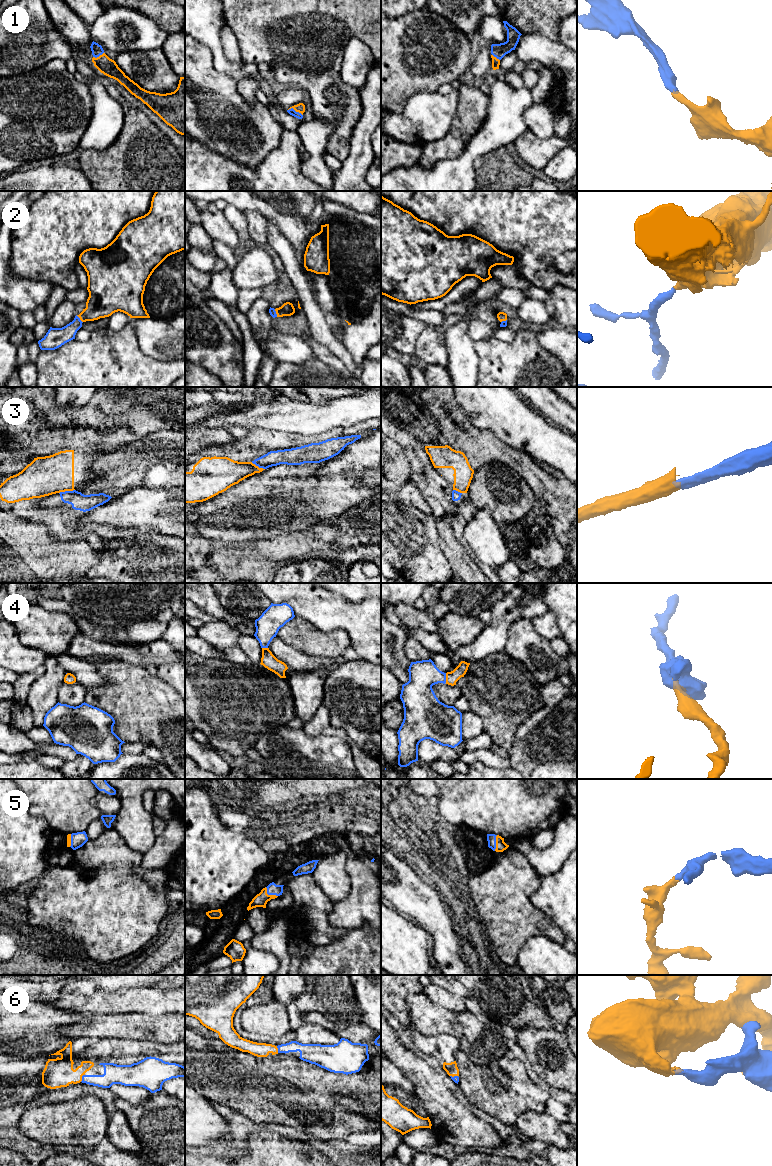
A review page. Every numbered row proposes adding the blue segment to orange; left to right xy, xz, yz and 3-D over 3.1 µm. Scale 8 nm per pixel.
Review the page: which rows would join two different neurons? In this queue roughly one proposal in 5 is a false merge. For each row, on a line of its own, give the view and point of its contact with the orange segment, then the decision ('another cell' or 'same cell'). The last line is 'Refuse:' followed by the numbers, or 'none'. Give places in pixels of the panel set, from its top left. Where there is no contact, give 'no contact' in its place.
1: xz (295, 110) | same cell
2: xy (80, 319) | same cell
3: xy (66, 490) | another cell
4: yz (446, 678) | same cell
5: xz (269, 895) | same cell
6: xy (81, 1078) | same cell
Refuse: 3

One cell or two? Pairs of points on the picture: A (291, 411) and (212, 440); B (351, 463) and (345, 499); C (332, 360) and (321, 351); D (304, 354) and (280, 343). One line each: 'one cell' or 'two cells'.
A: two cells
B: two cells
C: one cell
D: one cell

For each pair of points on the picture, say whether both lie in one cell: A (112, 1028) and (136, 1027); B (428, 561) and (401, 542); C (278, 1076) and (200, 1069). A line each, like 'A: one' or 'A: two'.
A: one
B: one
C: one

